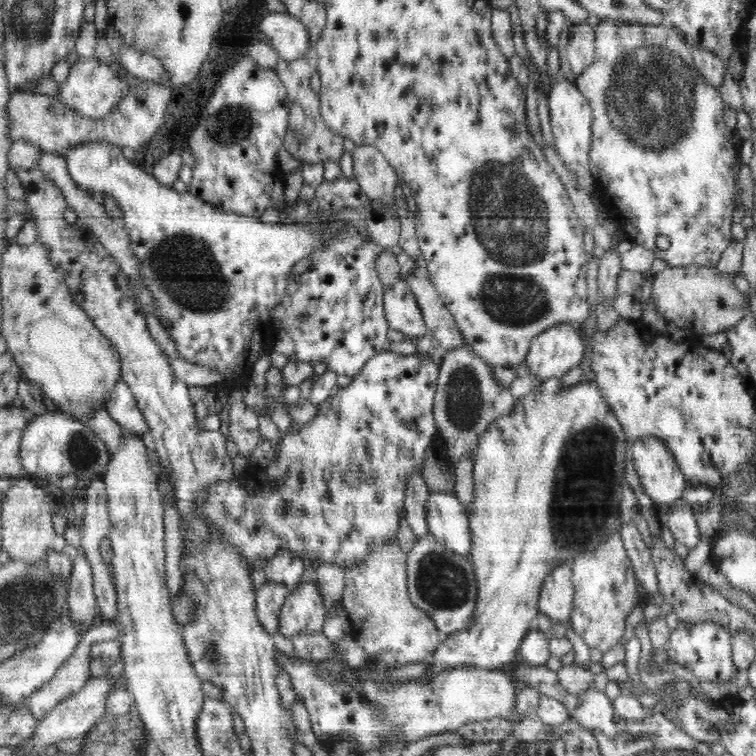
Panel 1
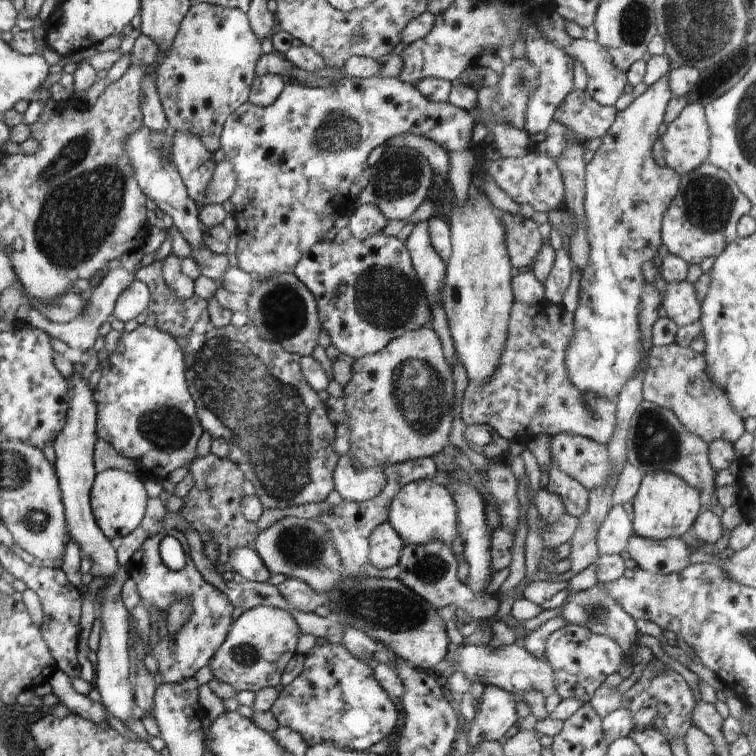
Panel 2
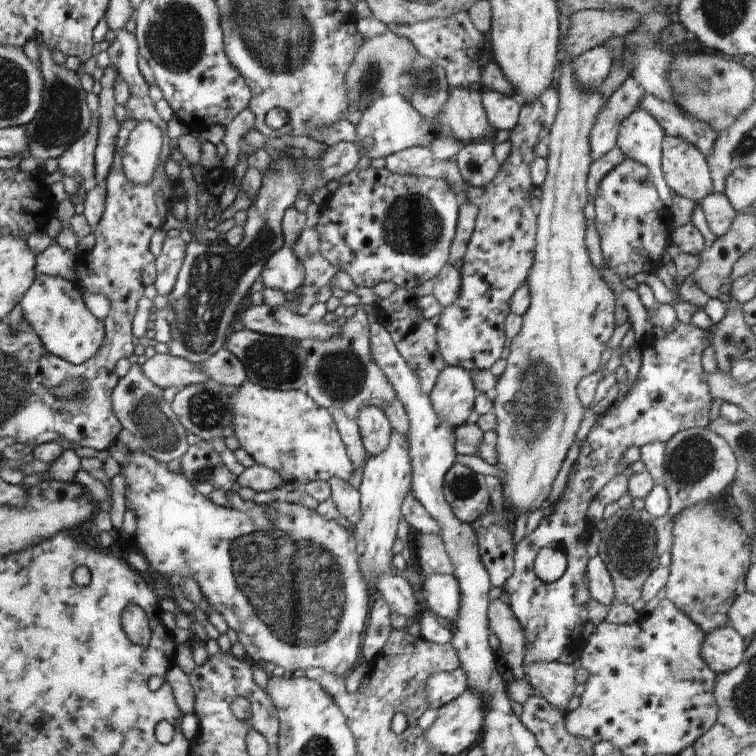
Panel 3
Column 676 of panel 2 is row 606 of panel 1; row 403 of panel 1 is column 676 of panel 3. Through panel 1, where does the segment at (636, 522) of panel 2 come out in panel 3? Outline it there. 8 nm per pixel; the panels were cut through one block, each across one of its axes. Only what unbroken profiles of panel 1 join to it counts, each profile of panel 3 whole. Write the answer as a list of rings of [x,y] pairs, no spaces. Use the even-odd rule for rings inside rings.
[[[701,503],[682,510],[675,518],[671,549],[672,565],[666,584],[666,598],[686,614],[705,634],[729,625],[728,614],[738,595],[746,589],[748,570],[752,565],[750,536],[741,528],[734,513],[721,512],[722,504]]]

